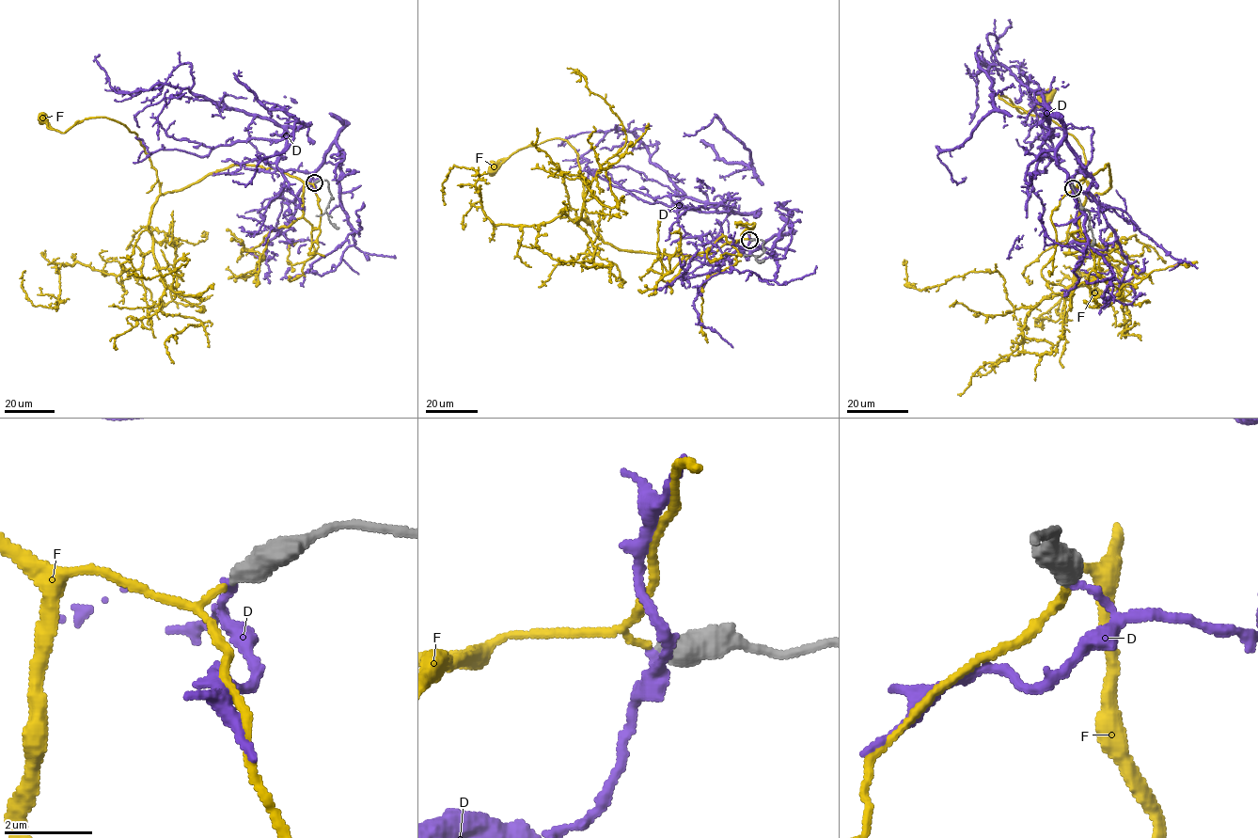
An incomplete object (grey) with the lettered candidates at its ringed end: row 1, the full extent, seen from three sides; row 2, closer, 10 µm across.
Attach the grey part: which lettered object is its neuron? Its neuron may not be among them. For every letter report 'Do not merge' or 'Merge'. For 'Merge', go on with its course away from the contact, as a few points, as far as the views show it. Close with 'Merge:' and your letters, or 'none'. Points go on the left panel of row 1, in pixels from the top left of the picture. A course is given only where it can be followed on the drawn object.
D: Do not merge
F: Merge. Its course: (314, 182), (274, 168), (229, 165), (163, 194), (149, 157), (125, 126), (91, 118), (61, 133), (43, 118)
Merge: F

